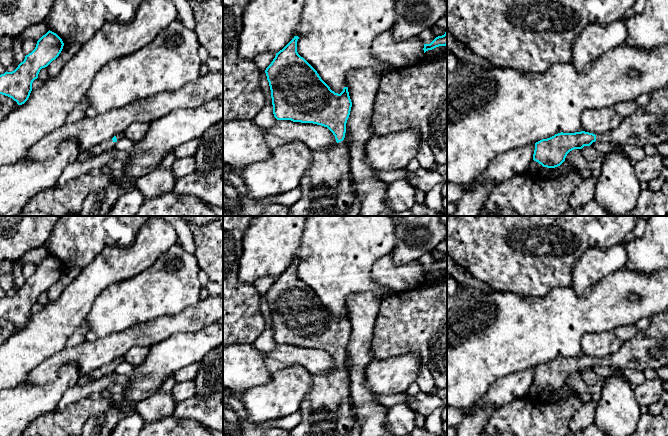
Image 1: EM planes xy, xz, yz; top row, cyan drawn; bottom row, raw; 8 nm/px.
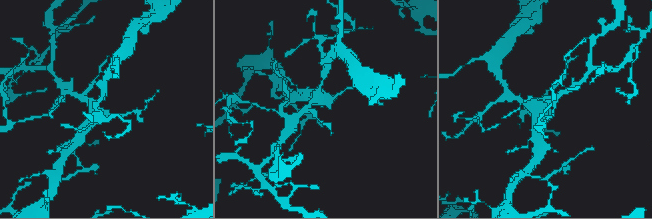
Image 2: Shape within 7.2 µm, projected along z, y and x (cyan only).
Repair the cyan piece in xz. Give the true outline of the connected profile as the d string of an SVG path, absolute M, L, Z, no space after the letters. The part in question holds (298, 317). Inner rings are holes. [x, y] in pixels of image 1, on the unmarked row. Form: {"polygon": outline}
{"polygon": "M294 262L278 277L265 297L271 314L273 338L277 344L291 344L293 346L313 347L327 351L335 360L336 368L329 374L313 376L313 385L300 406L301 421L290 430L289 436L347 436L355 423L351 415L352 399L350 395L350 378L343 365L346 357L346 347L350 339L352 326L348 311L338 318L321 303L317 295L297 276L297 265Z"}

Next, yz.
{"polygon": "M668 311L650 318L645 330L623 342L615 354L603 358L581 355L558 357L535 367L533 384L543 391L560 390L567 378L574 373L590 370L595 365L616 369L631 369L643 372L645 369L657 370L668 365Z"}

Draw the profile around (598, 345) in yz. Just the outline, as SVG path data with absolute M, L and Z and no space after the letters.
M602 331L594 334L585 334L581 338L581 351L585 356L595 359L615 354L620 350L623 342L613 331Z

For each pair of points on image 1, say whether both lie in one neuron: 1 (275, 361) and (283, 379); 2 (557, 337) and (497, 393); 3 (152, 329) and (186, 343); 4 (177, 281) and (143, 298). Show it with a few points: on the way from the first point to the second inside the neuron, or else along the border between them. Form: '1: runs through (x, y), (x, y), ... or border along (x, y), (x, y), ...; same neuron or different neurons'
1: border along (302, 366), (287, 366), (273, 373); different neurons
2: border along (534, 366), (508, 374), (499, 379); different neurons
3: border along (192, 331), (172, 334), (149, 347); different neurons
4: runs through (169, 285), (151, 294); same neuron

